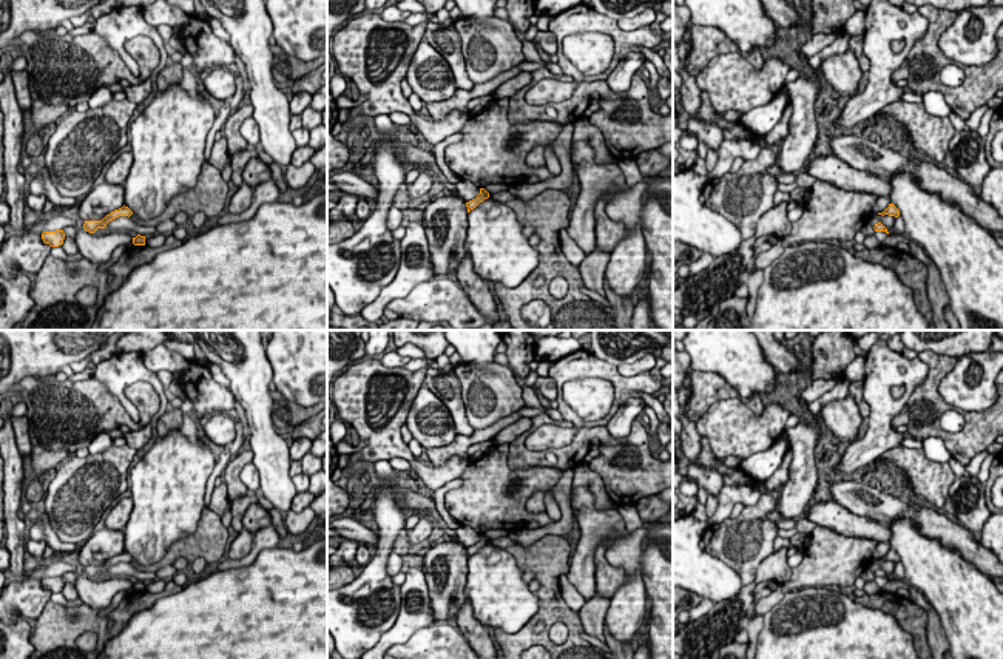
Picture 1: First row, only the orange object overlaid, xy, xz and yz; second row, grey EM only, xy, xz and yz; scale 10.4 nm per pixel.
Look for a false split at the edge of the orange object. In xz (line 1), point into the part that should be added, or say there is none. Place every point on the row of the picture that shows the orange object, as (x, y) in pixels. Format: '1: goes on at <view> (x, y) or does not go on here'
1: does not go on here

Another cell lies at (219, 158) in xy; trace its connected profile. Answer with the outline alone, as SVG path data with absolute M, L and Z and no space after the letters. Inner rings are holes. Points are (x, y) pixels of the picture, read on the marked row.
M222 136L219 140L214 142L211 148L210 164L222 170L225 165L231 162L231 156L228 154L227 139Z

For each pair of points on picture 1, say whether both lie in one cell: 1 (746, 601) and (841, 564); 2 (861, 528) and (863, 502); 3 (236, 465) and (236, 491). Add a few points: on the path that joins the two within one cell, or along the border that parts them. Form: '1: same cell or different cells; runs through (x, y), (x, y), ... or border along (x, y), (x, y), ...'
1: different cells; border along (753, 605), (742, 621)
2: different cells; border along (834, 499), (851, 511), (888, 527)
3: same cell; runs through (235, 471), (235, 485)

